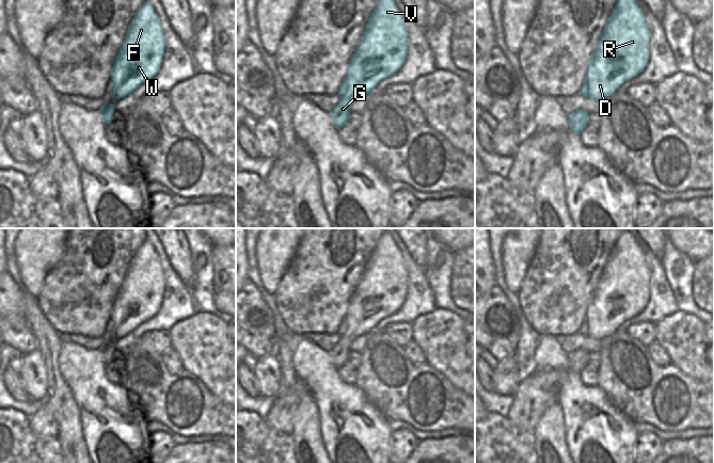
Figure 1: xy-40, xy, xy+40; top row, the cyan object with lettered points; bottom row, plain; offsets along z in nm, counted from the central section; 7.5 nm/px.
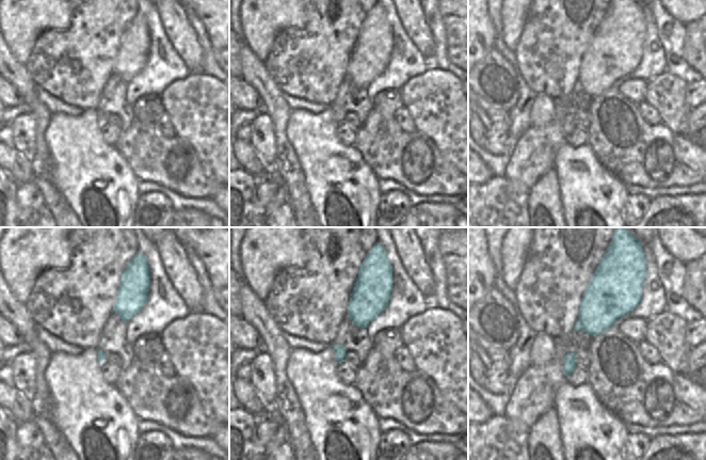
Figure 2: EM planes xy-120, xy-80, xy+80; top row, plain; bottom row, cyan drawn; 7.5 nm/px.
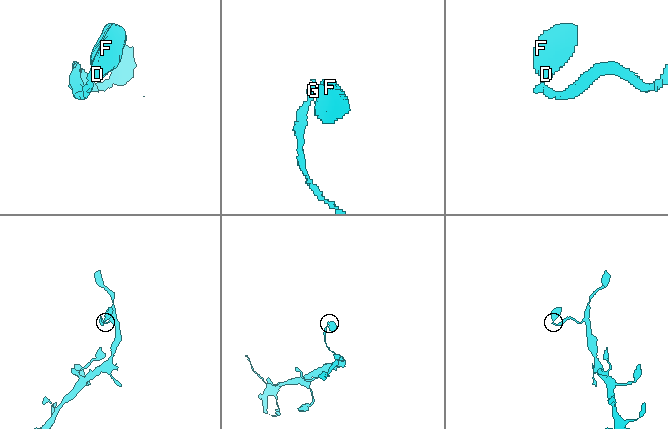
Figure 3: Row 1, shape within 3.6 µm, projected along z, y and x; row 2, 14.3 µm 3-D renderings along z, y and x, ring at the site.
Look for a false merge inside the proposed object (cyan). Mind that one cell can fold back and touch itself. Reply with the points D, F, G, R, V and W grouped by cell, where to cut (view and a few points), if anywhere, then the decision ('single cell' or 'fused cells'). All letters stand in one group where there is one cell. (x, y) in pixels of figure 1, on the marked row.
D F R V W / G; cut in xy along (342, 97), (348, 97), (351, 100); fused cells

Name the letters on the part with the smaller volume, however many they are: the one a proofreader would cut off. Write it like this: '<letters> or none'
D, F, R, V, W.

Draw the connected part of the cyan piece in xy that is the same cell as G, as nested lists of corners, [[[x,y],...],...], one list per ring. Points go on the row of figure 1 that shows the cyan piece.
[[[342,98],[337,106],[329,113],[331,121],[337,130],[348,124],[351,101],[352,100],[349,98]]]

